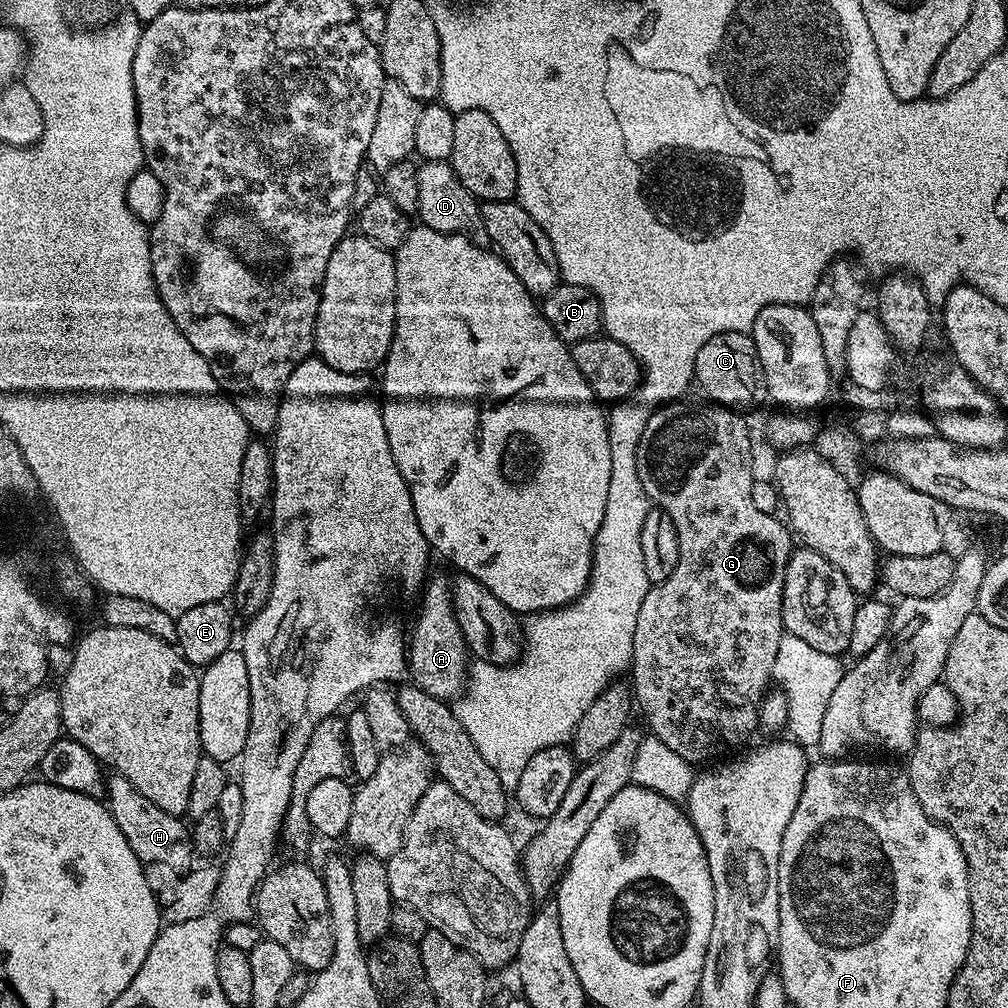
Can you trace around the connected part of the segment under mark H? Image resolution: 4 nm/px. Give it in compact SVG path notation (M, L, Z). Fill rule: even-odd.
M112 774L106 780L106 807L109 814L118 822L118 830L126 838L130 850L145 865L161 864L170 866L176 872L185 873L193 867L194 849L192 834L187 823L179 816L174 816L154 806L150 798L138 794L126 778Z

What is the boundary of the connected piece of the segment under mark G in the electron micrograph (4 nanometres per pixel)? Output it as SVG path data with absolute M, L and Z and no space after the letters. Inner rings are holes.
M673 402L665 404L649 415L646 426L642 430L642 438L638 446L638 478L642 478L642 490L646 490L649 501L662 509L674 522L674 530L680 543L678 566L670 578L660 584L649 587L646 598L642 602L642 610L638 610L638 626L634 630L634 646L632 647L631 691L635 703L644 711L644 720L648 723L648 732L665 743L675 754L687 760L692 766L699 760L708 760L727 748L736 748L760 723L760 703L769 691L776 671L778 658L778 642L784 635L782 622L782 590L788 559L794 551L794 536L786 527L783 519L762 514L754 506L754 497L750 494L754 473L752 473L752 436L748 433L748 424L739 411L724 408L720 404L684 404Z

